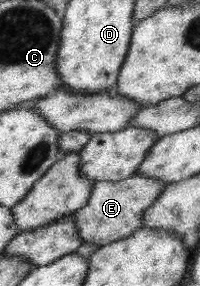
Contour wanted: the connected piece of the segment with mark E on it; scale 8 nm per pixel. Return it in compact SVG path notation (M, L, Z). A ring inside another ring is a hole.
M138 173L119 182L96 182L86 205L72 214L82 243L95 244L98 248L110 242L126 239L143 227L144 210L156 201L167 185L167 182L147 178Z

